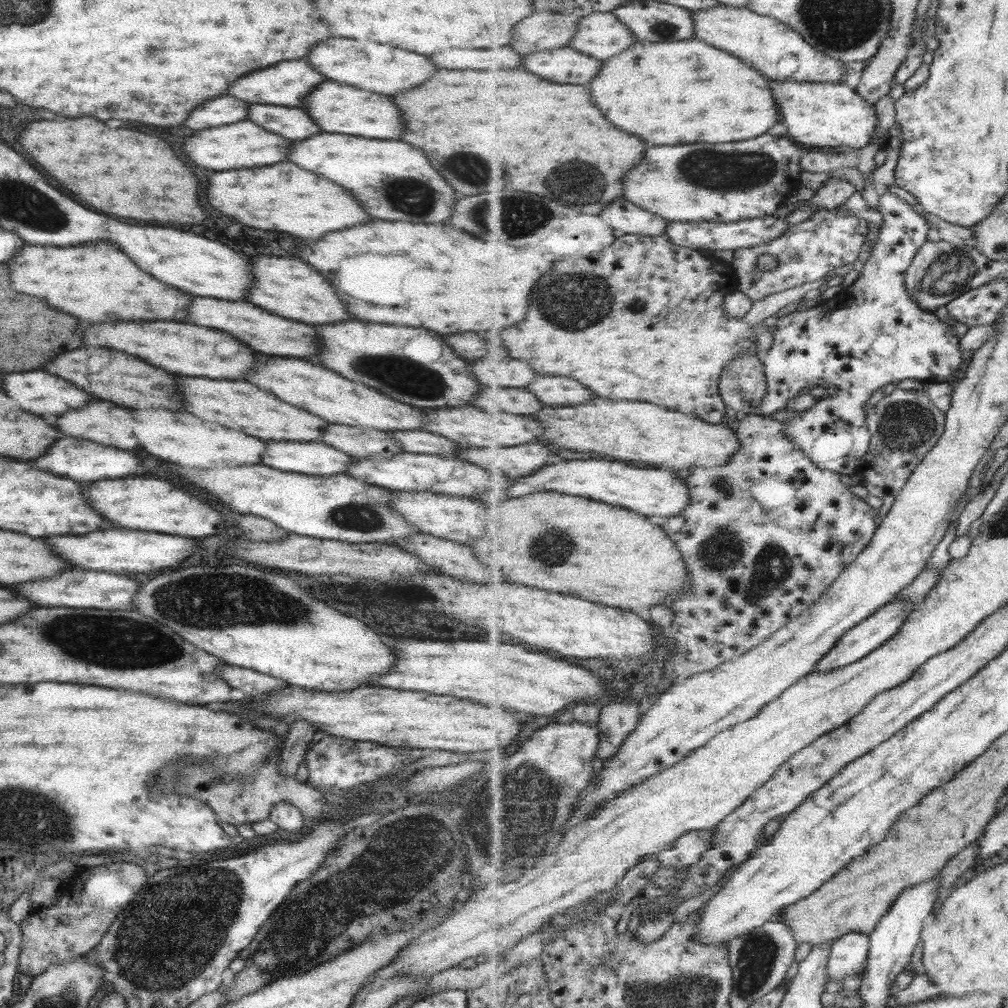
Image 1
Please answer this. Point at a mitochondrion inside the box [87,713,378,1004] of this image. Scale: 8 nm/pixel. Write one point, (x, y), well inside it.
(154, 960)

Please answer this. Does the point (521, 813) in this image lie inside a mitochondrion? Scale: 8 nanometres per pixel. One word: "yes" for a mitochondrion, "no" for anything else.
yes

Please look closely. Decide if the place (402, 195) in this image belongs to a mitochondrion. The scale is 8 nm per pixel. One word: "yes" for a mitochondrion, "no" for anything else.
yes

